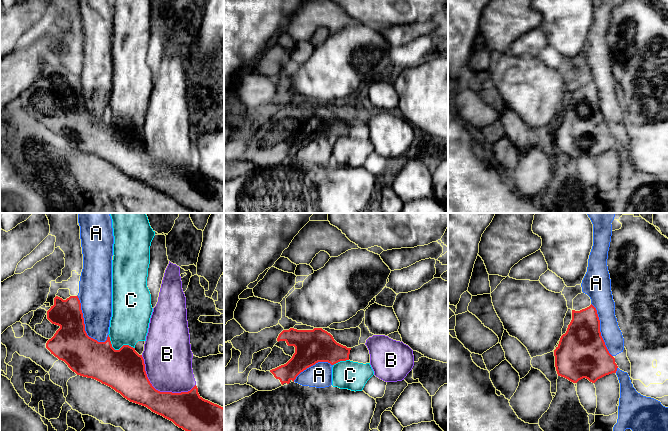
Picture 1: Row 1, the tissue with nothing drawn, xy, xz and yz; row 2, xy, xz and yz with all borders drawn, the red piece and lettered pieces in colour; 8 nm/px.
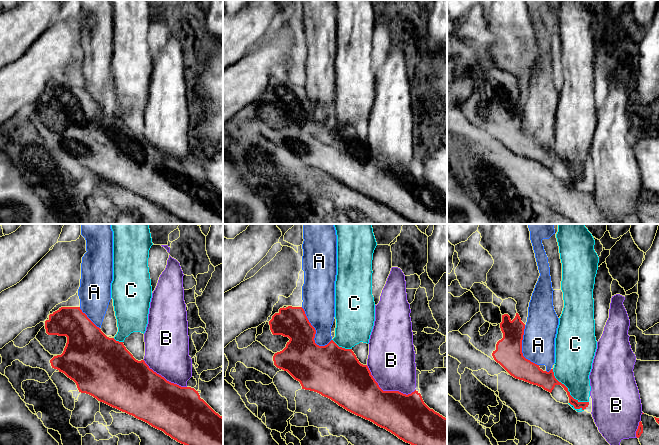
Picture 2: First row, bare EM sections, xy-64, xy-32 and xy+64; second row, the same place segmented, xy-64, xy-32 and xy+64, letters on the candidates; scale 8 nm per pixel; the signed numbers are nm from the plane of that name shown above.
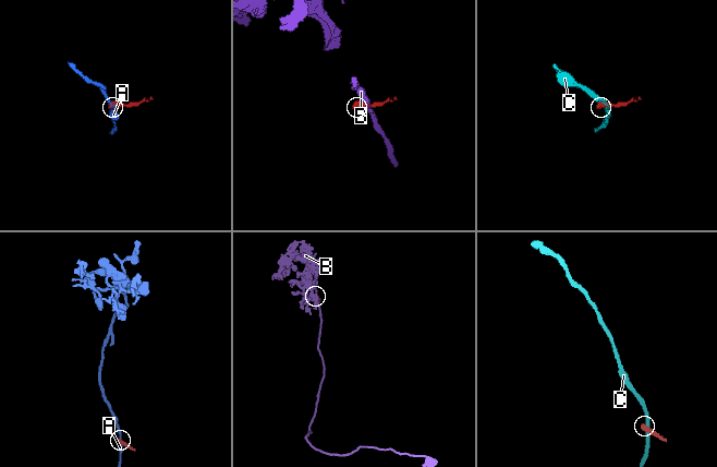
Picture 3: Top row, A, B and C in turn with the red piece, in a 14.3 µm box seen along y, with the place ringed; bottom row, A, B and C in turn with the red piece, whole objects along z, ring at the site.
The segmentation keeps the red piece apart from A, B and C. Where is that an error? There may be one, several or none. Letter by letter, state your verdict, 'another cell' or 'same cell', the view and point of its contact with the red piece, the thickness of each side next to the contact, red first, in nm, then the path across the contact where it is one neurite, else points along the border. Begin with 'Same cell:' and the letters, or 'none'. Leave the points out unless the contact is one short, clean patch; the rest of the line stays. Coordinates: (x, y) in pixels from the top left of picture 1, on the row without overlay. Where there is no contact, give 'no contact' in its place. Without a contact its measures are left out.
Same cell: none
A: another cell | xy (83, 99) | 300/260 nm
B: another cell | xy (159, 167) | 280/380 nm
C: another cell | xy (117, 126) | 340/300 nm

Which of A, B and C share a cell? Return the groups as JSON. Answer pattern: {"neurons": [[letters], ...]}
{"neurons": [["A", "C"], ["B"]]}

